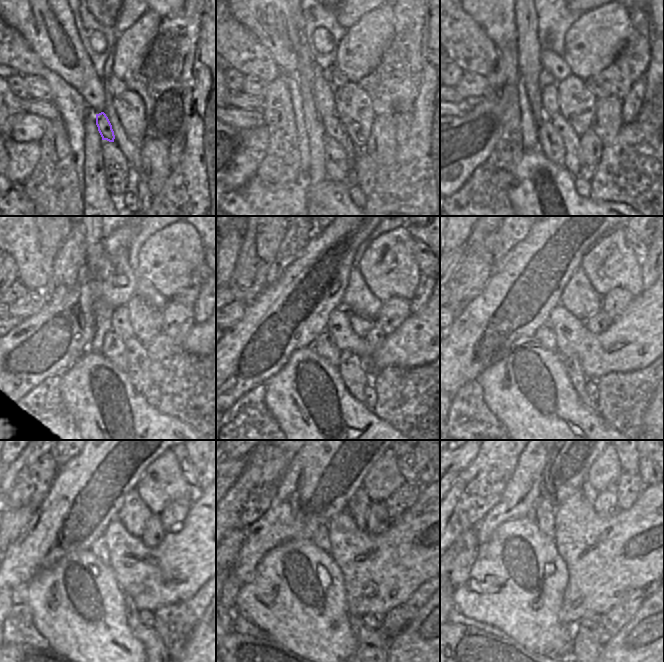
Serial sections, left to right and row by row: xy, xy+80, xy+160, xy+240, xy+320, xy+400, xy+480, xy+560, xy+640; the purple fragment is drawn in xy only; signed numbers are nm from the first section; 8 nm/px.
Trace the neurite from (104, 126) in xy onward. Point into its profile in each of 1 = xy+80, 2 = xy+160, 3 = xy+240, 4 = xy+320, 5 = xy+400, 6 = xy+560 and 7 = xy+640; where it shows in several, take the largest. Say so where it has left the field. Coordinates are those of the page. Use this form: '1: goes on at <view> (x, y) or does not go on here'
1: goes on at xy+80 (333, 127)
2: goes on at xy+160 (571, 140)
3: goes on at xy+240 (138, 374)
4: goes on at xy+320 (356, 377)
5: goes on at xy+400 (572, 365)
6: goes on at xy+560 (372, 643)
7: goes on at xy+640 (584, 643)

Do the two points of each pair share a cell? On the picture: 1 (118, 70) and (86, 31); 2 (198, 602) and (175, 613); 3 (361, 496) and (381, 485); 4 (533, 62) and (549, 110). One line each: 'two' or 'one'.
1: two
2: one
3: two
4: two

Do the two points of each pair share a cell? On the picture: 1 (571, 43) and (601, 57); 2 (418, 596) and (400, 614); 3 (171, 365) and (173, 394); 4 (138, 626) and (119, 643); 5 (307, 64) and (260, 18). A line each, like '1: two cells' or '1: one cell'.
1: one cell
2: one cell
3: one cell
4: two cells
5: two cells

